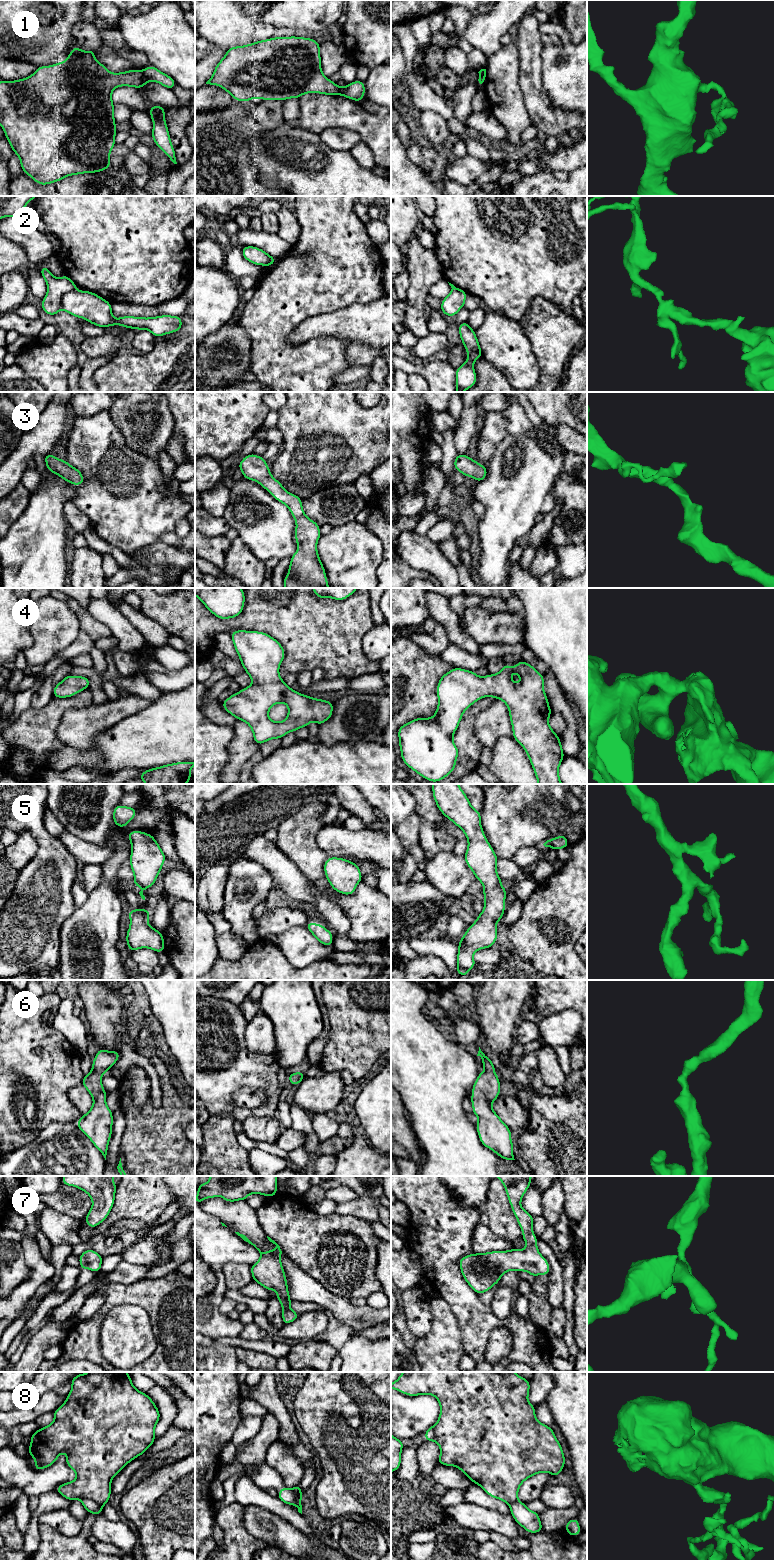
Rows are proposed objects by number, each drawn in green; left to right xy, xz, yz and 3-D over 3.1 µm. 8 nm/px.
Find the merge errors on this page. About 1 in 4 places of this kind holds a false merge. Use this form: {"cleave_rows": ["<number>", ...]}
{"cleave_rows": ["1", "2", "8"]}

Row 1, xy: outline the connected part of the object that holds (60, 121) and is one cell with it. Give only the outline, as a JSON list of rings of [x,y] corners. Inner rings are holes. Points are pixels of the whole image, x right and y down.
[[[75,46],[63,62],[58,62],[50,66],[37,67],[36,71],[27,78],[15,81],[0,81],[0,125],[4,130],[13,152],[19,156],[21,169],[40,185],[48,185],[58,182],[70,175],[79,175],[83,173],[96,173],[110,169],[110,152],[116,145],[114,138],[117,134],[114,119],[114,103],[112,102],[112,91],[121,86],[134,88],[144,88],[148,80],[145,78],[143,71],[132,69],[126,72],[112,73],[106,67],[95,59],[95,50],[82,51]]]

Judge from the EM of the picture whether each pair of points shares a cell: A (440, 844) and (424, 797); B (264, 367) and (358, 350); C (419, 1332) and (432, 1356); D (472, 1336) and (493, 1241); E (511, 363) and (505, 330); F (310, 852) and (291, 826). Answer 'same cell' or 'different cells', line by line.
A: same cell
B: different cells
C: different cells
D: different cells
E: same cell
F: same cell

